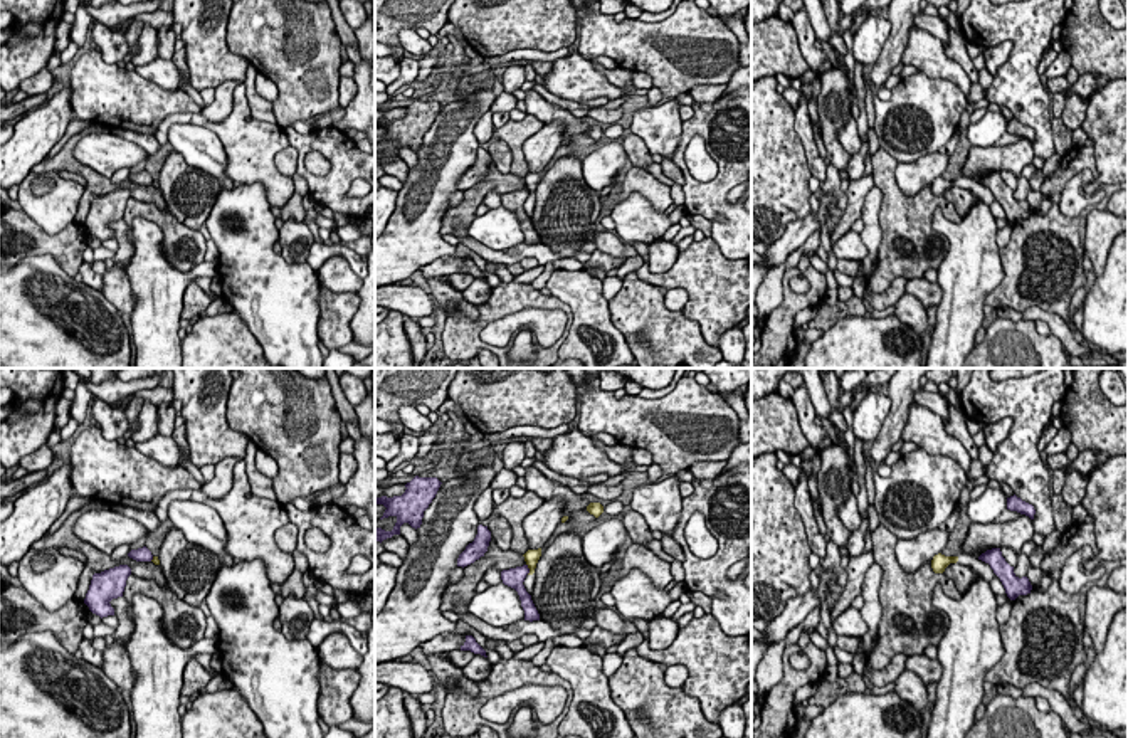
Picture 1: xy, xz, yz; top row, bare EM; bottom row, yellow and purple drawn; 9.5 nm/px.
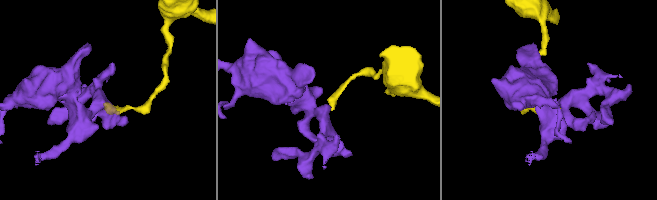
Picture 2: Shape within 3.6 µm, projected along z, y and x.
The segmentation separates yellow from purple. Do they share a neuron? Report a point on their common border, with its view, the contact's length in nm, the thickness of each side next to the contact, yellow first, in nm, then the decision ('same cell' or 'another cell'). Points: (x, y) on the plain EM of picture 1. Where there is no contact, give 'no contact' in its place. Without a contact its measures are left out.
meets yellow in xz at (528, 190); contact 110 nm long; 140 nm thick on the yellow side, 190 nm on the other; another cell

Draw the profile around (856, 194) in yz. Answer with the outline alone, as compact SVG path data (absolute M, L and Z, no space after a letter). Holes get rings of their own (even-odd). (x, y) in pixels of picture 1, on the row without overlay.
M874 173L851 180L846 192L847 207L841 210L835 203L829 203L829 213L839 217L839 224L830 229L830 245L844 234L852 230L852 225L861 219L867 192L874 187Z

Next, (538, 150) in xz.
M553 121L523 143L523 155L530 173L543 171L548 166L561 146L563 129L561 121Z

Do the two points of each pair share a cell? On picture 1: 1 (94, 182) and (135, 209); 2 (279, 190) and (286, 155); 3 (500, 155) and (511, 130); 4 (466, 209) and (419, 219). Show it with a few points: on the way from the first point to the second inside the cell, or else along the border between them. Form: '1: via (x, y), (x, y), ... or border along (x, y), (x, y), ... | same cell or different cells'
1: border along (131, 195), (167, 210) | different cells
2: border along (289, 145), (274, 157), (274, 165), (286, 177) | different cells
3: border along (498, 140), (510, 150), (510, 173) | different cells
4: border along (451, 205), (444, 214), (441, 234) | different cells

